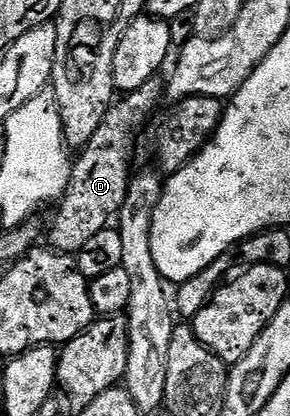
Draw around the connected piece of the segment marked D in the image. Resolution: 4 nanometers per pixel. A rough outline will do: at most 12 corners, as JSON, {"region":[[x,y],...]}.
{"region":[[164,75],[124,93],[72,161],[48,247],[76,254],[121,211]]}

